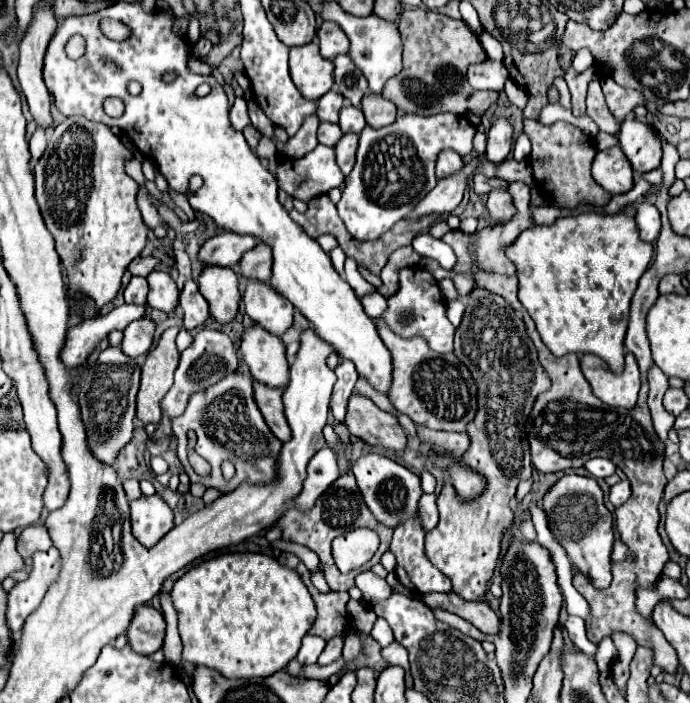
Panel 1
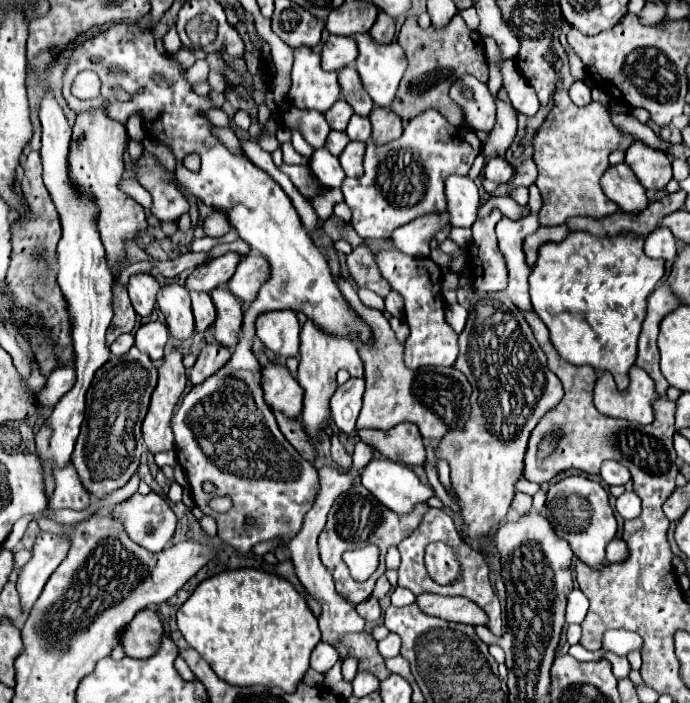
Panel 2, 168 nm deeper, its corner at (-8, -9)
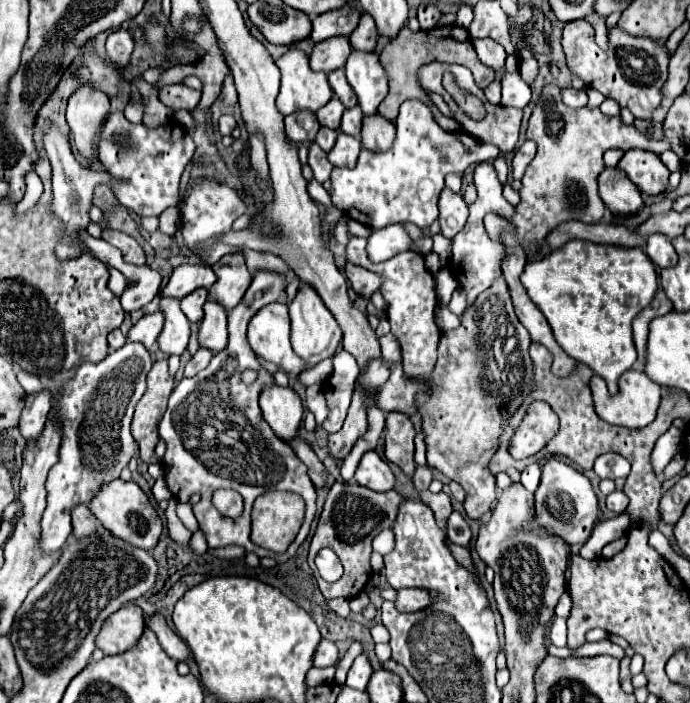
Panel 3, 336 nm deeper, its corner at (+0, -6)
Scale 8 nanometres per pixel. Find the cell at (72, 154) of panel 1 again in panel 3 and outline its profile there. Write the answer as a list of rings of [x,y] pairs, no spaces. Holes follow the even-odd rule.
[[[78,87],[68,99],[66,121],[70,125],[78,153],[92,163],[96,157],[96,137],[110,113],[110,101],[102,91]]]

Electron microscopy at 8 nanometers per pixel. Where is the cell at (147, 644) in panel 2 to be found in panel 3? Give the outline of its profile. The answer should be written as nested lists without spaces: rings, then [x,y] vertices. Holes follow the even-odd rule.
[[[128,603],[122,609],[118,609],[112,617],[108,617],[108,621],[102,625],[96,637],[96,645],[106,655],[126,653],[136,647],[144,627],[146,623],[144,623],[142,609],[134,603]]]

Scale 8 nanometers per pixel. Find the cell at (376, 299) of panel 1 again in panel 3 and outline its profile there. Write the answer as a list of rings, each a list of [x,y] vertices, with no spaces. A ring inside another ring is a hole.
[[[386,333],[380,337],[380,347],[382,347],[382,357],[388,361],[400,361],[400,345],[398,339],[392,333]]]

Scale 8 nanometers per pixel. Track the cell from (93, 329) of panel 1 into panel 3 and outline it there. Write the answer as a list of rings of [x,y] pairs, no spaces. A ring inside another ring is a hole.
[[[40,391],[40,393],[32,393],[26,397],[26,407],[22,411],[20,417],[20,433],[30,441],[36,439],[46,423],[50,411],[50,393],[48,391]]]

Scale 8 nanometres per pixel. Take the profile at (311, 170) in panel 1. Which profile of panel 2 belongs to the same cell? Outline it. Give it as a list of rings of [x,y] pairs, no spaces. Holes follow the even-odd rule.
[[[326,148],[315,150],[311,156],[311,167],[314,167],[314,176],[326,188],[338,188],[344,180],[344,170],[336,156],[332,156]]]

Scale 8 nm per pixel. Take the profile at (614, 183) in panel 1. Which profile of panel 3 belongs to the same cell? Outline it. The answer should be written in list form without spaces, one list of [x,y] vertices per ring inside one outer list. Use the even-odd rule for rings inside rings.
[[[606,167],[598,177],[598,185],[602,201],[614,215],[636,215],[644,207],[642,193],[618,167]]]

